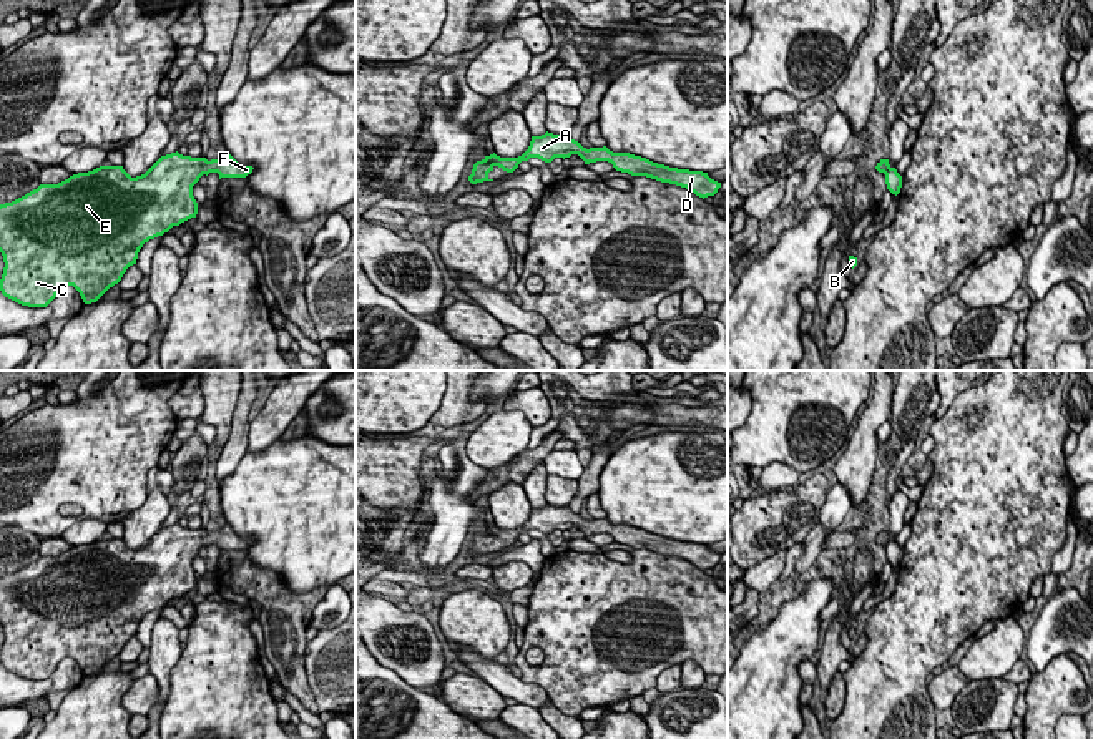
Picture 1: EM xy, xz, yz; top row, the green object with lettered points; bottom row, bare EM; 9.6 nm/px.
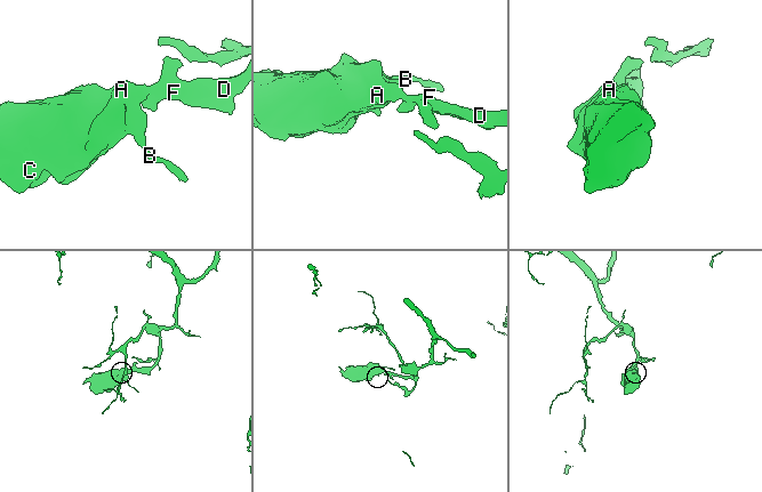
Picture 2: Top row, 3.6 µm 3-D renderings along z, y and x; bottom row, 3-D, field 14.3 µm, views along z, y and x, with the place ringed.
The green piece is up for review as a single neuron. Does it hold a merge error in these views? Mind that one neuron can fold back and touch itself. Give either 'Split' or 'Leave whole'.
Leave whole

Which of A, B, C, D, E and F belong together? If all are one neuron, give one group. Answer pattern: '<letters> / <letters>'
A B C D E F

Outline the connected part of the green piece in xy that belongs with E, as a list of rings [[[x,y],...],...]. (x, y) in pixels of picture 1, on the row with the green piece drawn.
[[[228,151],[219,159],[161,156],[145,174],[131,178],[123,166],[100,166],[58,184],[40,184],[25,196],[0,204],[0,252],[5,297],[28,307],[47,307],[63,286],[73,286],[85,304],[96,302],[136,264],[145,242],[173,226],[196,218],[193,186],[203,174],[246,178],[252,166],[241,166]]]

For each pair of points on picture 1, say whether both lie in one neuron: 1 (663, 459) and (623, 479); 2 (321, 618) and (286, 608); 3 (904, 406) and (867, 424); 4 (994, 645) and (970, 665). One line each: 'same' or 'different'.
1: same
2: different
3: different
4: same

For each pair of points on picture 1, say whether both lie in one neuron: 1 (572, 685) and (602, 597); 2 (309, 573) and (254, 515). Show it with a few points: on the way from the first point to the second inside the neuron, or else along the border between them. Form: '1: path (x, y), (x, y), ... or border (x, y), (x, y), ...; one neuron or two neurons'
1: path (588, 663), (590, 628), (597, 618); one neuron
2: path (298, 558), (269, 530); one neuron

